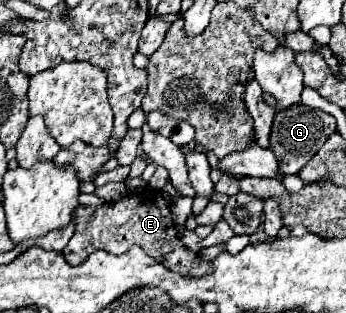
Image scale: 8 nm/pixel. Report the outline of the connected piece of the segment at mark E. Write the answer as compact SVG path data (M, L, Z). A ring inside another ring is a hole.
M144 188L142 192L126 194L118 202L106 202L98 208L92 206L78 206L74 212L76 230L68 246L62 250L62 256L70 266L82 264L90 252L104 250L110 254L124 254L130 250L130 246L138 244L148 256L159 260L172 272L186 272L188 278L202 278L210 272L210 262L202 260L196 252L188 250L180 238L178 230L172 222L170 212L170 200L160 192L152 188Z

